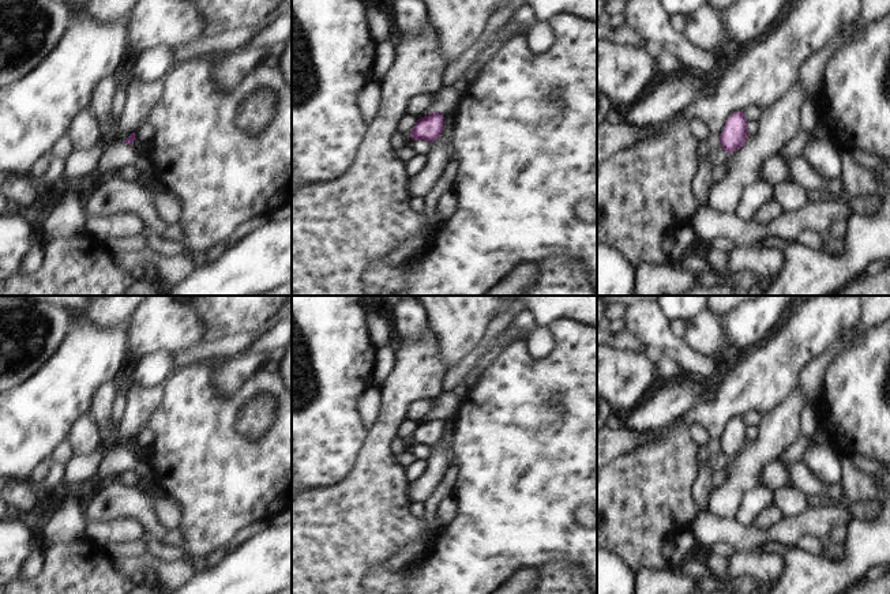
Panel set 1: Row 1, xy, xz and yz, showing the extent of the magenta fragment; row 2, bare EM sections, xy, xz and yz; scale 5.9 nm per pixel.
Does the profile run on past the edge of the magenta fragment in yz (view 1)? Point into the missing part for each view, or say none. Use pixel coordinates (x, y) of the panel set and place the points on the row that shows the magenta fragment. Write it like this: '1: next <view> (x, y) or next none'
1: next none

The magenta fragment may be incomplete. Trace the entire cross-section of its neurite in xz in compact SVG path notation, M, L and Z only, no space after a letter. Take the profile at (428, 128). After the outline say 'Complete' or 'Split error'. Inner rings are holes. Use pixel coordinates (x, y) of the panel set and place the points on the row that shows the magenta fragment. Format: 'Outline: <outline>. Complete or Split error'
Outline: M432 112L428 116L417 120L409 136L413 140L428 140L432 143L433 140L440 138L442 131L443 114Z. Complete.

